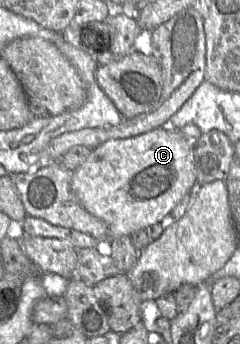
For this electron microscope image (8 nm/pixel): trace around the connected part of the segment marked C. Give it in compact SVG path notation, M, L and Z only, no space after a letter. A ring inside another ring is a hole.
M170 125L130 138L107 140L94 147L88 158L73 171L72 190L90 214L106 223L110 239L130 236L139 229L146 229L162 221L185 195L196 189L194 143Z

